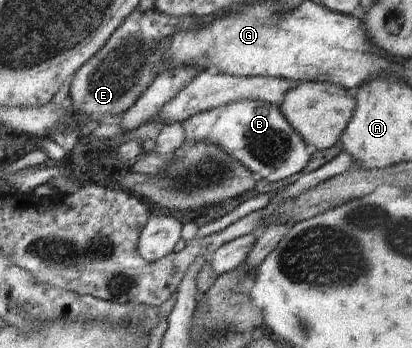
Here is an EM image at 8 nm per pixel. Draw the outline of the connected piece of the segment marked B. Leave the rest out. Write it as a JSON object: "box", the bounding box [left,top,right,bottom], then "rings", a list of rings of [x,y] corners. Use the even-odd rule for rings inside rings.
{"box":[182,99,312,183],"rings":[[[248,99],[231,102],[190,117],[182,122],[182,126],[185,140],[208,139],[211,145],[240,161],[255,177],[269,183],[298,174],[312,155],[311,148],[286,120],[279,107],[266,101]]]}

